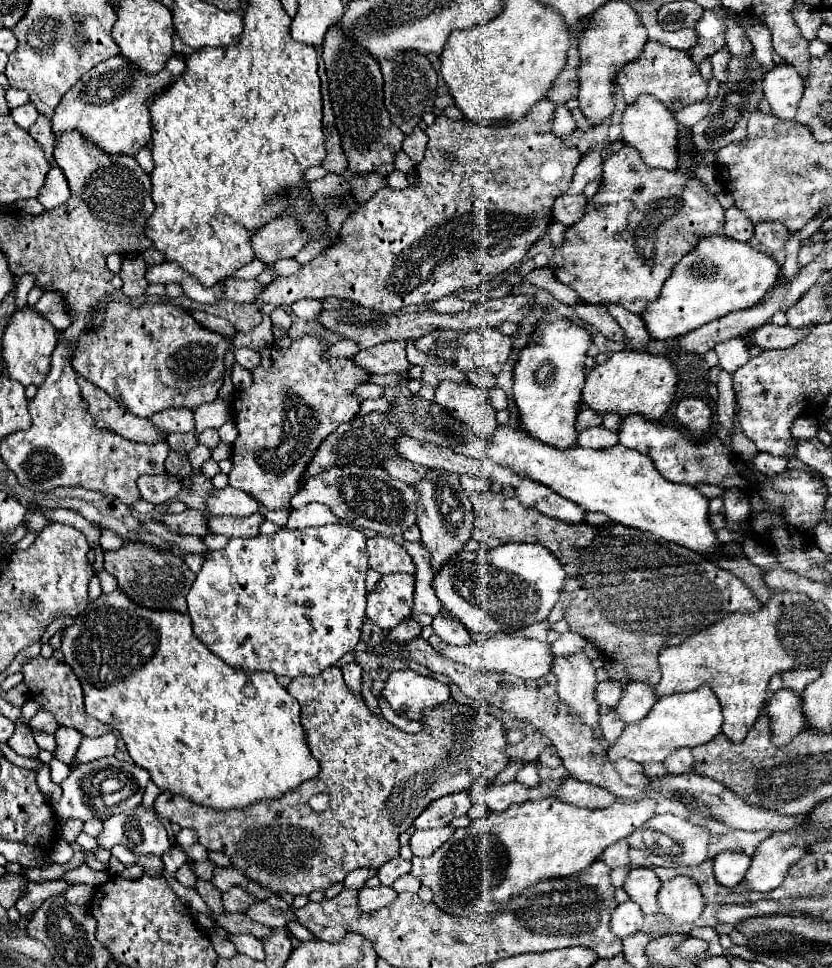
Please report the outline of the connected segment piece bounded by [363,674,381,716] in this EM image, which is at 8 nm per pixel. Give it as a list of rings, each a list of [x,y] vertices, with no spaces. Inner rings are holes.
[[[365,674],[365,676],[363,676],[363,698],[367,703],[368,709],[381,716],[381,709],[378,700],[373,694],[371,694],[371,684],[373,684],[373,680],[369,678],[369,674]]]

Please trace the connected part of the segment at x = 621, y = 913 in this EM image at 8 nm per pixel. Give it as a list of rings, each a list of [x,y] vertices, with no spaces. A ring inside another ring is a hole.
[[[629,900],[615,908],[613,918],[611,918],[611,930],[615,932],[615,936],[625,938],[627,934],[639,932],[641,928],[643,928],[643,912],[639,904]]]

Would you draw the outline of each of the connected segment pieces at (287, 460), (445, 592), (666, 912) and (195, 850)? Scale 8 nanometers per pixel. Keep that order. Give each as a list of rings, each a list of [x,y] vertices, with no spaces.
[[[313,334],[293,340],[285,352],[265,346],[259,350],[259,366],[251,370],[253,384],[237,392],[235,426],[239,436],[233,444],[229,484],[257,498],[267,510],[291,508],[289,500],[299,490],[305,466],[319,444],[339,424],[355,418],[361,408],[361,400],[353,392],[371,376],[351,358],[325,358],[325,350],[327,342]]]
[[[501,544],[491,550],[459,552],[447,560],[433,582],[441,604],[469,632],[497,634],[515,632],[535,622],[547,620],[559,600],[565,570],[541,544]]]
[[[677,876],[665,882],[657,898],[659,912],[675,926],[693,924],[705,908],[699,886],[693,882],[693,878],[687,876]]]
[[[175,844],[178,845],[183,852],[187,852],[189,856],[193,856],[193,860],[199,860],[199,862],[205,862],[205,860],[207,860],[207,850],[205,850],[201,844],[193,844],[193,846]]]

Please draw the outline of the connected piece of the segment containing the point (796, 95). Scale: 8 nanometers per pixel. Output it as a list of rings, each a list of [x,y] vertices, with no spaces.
[[[791,64],[777,66],[763,78],[763,96],[767,98],[773,114],[781,120],[793,120],[799,100],[803,96],[803,78]]]

